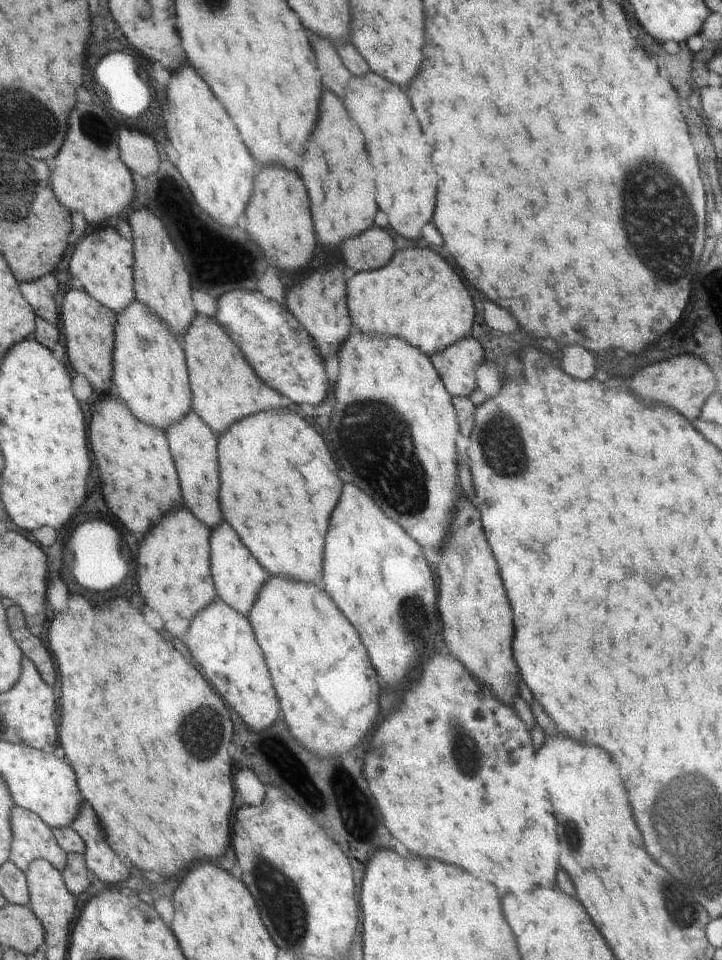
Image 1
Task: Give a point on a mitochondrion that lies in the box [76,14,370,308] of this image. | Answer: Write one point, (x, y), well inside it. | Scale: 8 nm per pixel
(90, 127)

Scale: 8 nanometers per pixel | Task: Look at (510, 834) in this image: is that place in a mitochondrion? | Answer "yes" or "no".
no

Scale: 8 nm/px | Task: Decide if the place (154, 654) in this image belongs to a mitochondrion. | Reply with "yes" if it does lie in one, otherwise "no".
no

